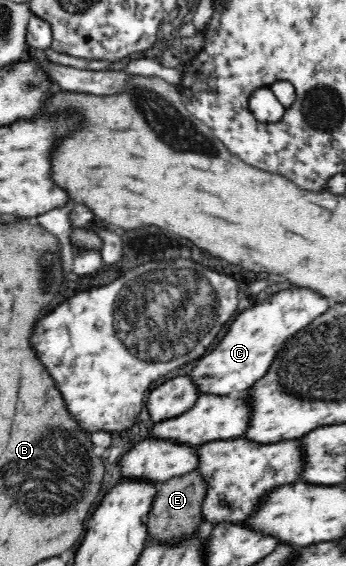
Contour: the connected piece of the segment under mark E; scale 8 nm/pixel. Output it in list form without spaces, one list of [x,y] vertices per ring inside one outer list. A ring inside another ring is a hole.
[[[191,470],[181,477],[173,477],[158,486],[157,495],[149,513],[148,532],[159,542],[178,540],[181,536],[188,536],[200,527],[203,516],[202,507],[205,495],[209,489],[209,482],[203,479],[201,472]]]

